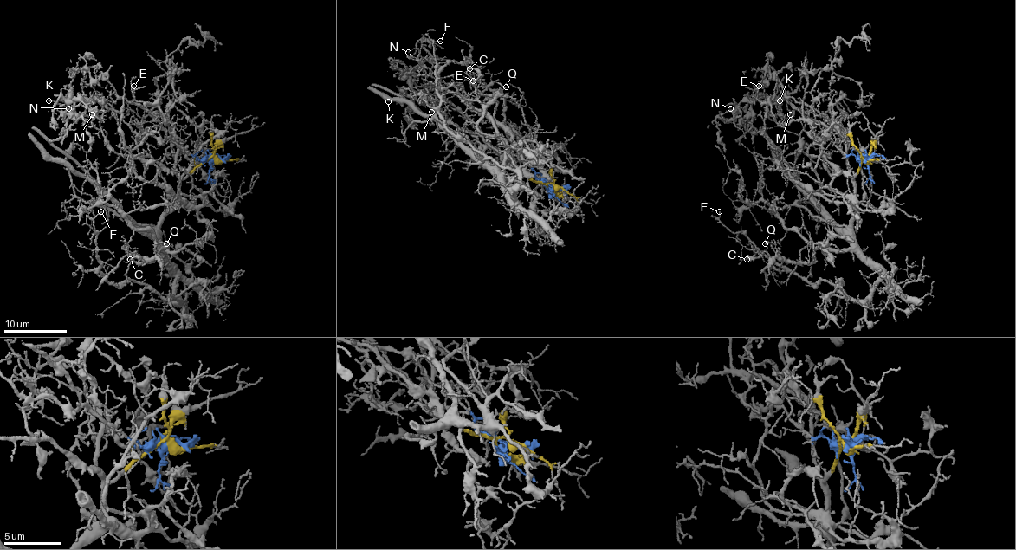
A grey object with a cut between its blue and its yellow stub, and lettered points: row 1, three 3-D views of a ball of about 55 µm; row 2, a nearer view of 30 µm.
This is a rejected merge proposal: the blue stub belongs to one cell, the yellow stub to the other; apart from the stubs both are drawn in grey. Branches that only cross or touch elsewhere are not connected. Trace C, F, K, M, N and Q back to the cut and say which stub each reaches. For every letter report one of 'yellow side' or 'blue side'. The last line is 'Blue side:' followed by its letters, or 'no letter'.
C: yellow side
F: yellow side
K: blue side
M: blue side
N: blue side
Q: yellow side
Blue side: K, M, N

